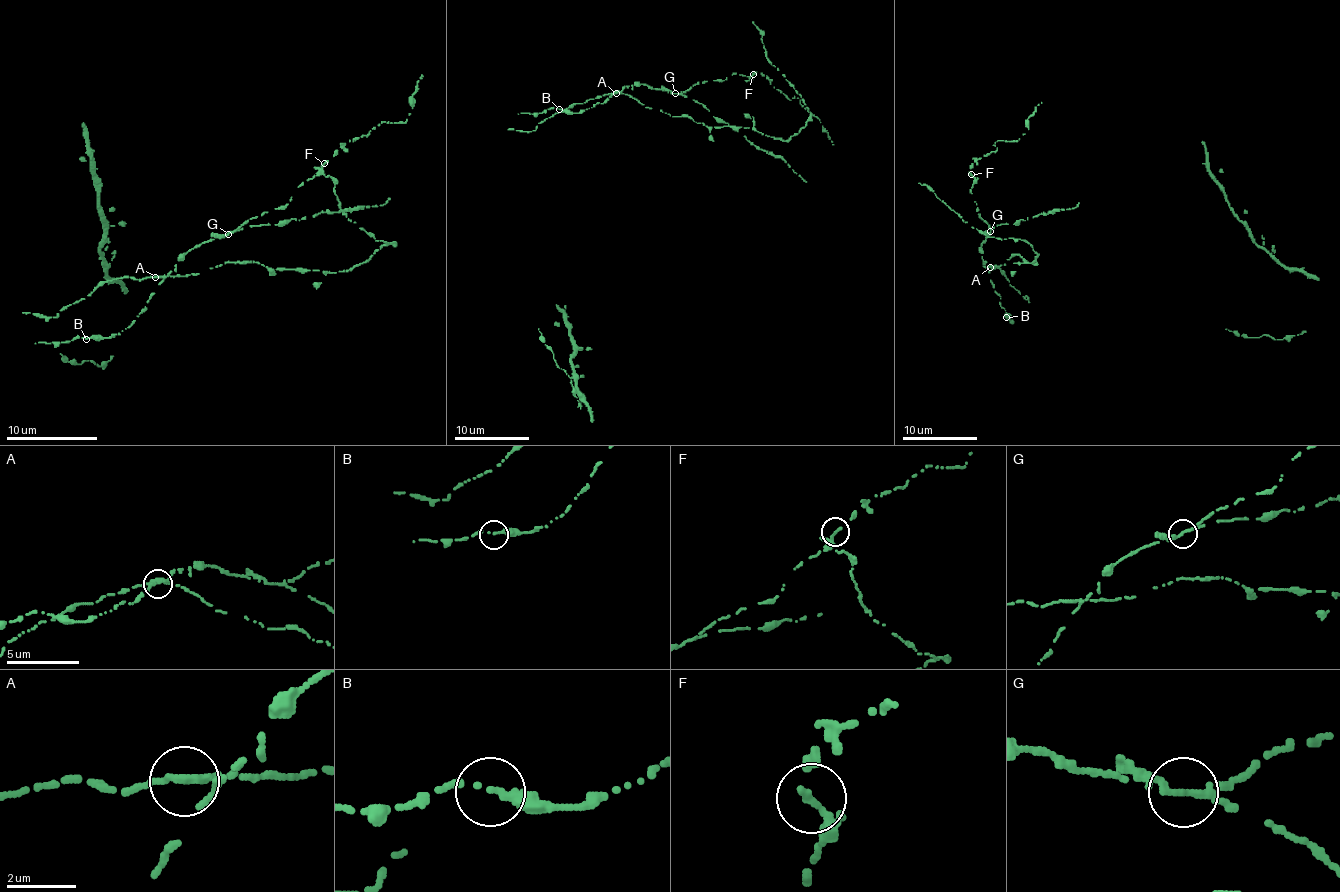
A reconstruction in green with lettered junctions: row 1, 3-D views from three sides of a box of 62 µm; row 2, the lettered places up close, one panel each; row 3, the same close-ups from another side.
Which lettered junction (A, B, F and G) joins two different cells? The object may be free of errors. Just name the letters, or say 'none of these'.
G

